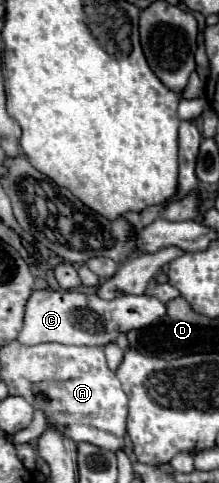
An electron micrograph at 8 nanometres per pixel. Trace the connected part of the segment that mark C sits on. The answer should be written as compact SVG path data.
M32 291L26 313L24 325L18 335L18 341L24 345L38 345L38 343L64 343L64 345L106 345L116 341L122 331L146 327L152 321L160 319L166 313L164 303L154 297L146 295L120 295L112 301L100 299L96 293L80 293L80 291Z

